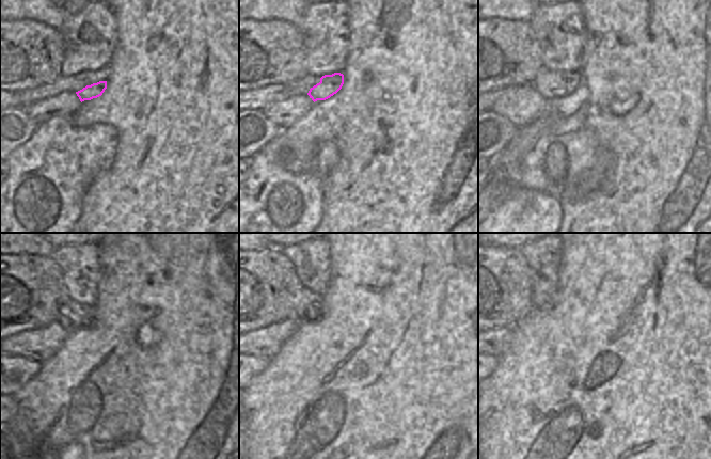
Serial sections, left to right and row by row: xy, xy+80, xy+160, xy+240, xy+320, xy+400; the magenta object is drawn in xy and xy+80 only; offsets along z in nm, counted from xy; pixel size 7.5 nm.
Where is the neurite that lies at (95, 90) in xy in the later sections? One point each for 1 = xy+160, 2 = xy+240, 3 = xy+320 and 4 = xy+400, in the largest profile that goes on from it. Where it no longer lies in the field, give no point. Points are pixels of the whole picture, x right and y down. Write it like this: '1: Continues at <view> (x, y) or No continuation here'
1: Continues at xy+160 (550, 84)
2: Continues at xy+240 (69, 325)
3: Continues at xy+320 (309, 306)
4: Continues at xy+400 (543, 291).

